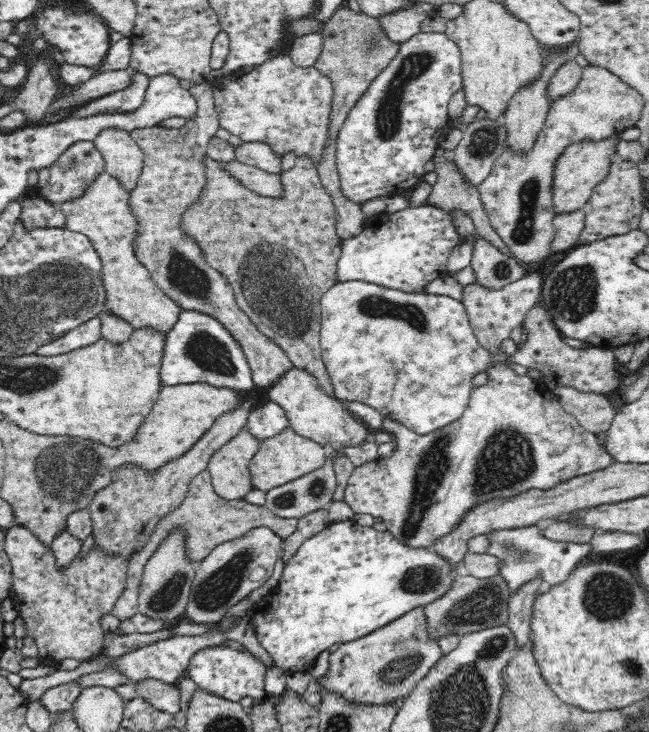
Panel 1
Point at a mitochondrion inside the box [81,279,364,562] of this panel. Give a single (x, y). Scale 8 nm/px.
(205, 351)

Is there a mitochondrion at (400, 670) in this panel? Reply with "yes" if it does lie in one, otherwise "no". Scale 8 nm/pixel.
yes

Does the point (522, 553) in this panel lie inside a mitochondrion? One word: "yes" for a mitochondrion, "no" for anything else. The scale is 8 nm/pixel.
yes

